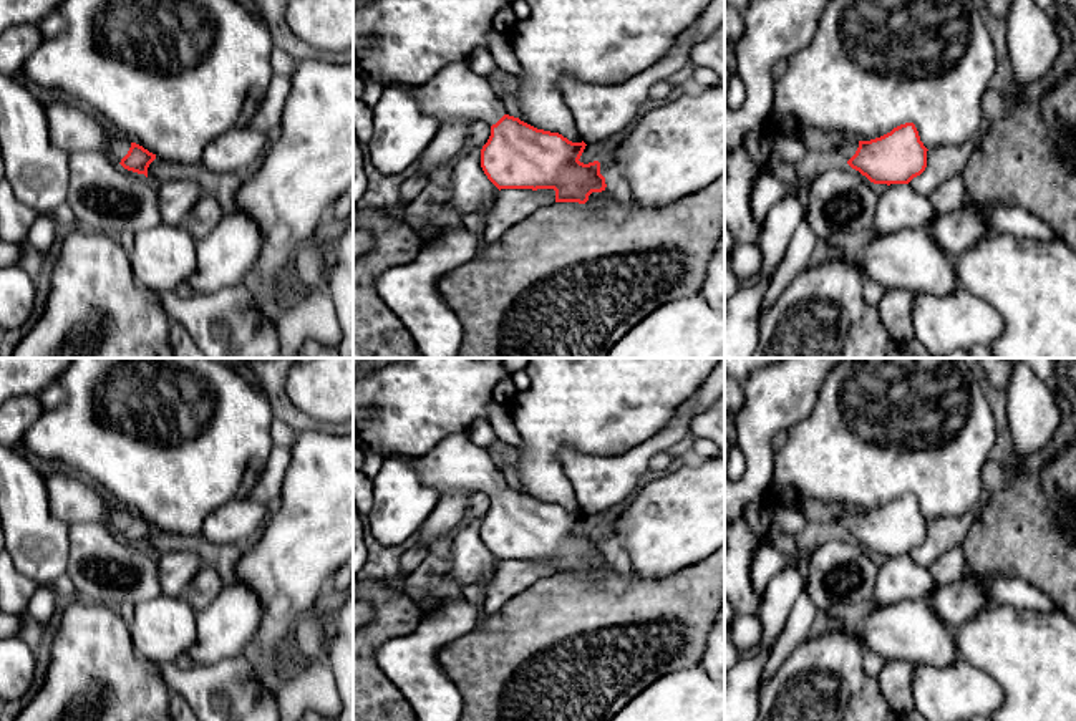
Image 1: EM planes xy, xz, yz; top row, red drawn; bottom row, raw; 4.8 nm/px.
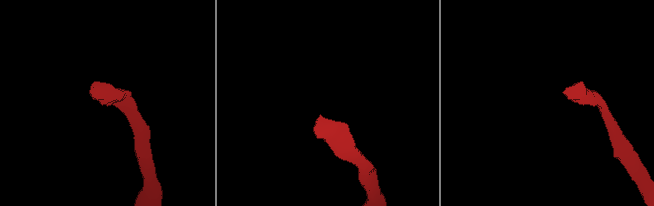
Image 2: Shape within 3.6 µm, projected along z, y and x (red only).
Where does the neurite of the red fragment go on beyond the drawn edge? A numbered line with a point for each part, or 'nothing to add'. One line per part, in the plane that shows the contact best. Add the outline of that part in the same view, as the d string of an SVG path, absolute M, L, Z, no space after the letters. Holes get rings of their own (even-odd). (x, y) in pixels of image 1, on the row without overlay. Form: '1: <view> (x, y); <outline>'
1: yz (848, 517); M839 509L839 524L834 529L839 534L846 534L855 525L859 512L852 509Z

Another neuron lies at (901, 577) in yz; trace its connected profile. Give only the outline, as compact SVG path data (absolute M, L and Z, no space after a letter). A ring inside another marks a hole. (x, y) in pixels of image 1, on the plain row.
M890 555L879 565L874 598L880 605L927 600L937 587L930 570L918 565L910 555Z

